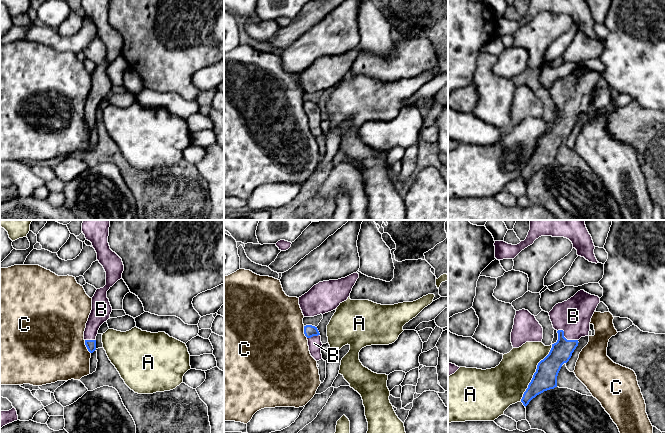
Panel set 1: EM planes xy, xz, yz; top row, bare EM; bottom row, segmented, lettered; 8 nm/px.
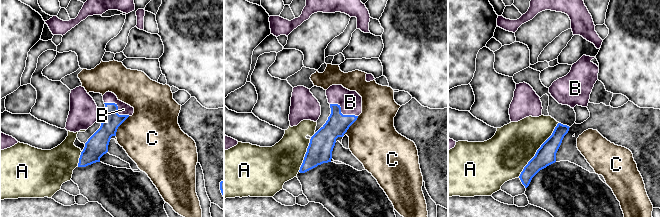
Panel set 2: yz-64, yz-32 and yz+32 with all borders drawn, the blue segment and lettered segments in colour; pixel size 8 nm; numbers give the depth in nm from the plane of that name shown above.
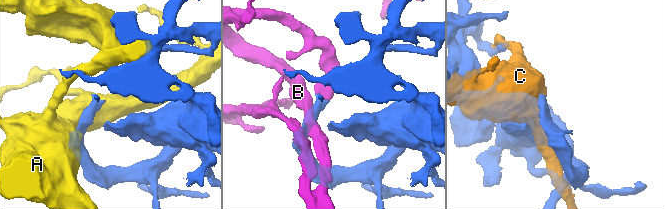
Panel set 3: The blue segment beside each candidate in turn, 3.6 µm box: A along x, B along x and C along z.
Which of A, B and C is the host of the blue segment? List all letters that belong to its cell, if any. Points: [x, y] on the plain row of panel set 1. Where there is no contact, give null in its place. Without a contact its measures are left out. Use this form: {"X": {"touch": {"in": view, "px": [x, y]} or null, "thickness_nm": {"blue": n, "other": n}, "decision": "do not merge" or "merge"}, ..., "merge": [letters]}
{"A": {"touch": {"in": "yz", "px": [534, 149]}, "thickness_nm": {"blue": 190, "other": 320}, "decision": "do not merge"}, "B": {"touch": {"in": "yz", "px": [564, 113]}, "thickness_nm": {"blue": 170, "other": 280}, "decision": "merge"}, "C": {"touch": {"in": "xy", "px": [86, 122]}, "thickness_nm": {"blue": 80, "other": 480}, "decision": "do not merge"}, "merge": ["B"]}

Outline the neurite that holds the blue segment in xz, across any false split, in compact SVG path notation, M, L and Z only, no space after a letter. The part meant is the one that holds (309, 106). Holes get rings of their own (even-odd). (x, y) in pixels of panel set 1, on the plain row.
M312 101L304 102L304 110L308 116L308 122L311 132L316 137L321 136L322 135L321 123L323 120L321 118L321 112L317 103Z

